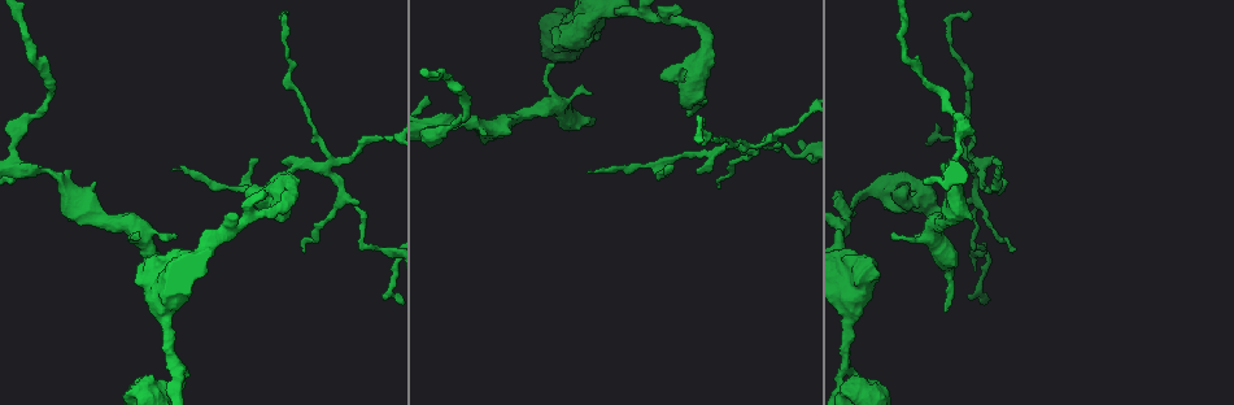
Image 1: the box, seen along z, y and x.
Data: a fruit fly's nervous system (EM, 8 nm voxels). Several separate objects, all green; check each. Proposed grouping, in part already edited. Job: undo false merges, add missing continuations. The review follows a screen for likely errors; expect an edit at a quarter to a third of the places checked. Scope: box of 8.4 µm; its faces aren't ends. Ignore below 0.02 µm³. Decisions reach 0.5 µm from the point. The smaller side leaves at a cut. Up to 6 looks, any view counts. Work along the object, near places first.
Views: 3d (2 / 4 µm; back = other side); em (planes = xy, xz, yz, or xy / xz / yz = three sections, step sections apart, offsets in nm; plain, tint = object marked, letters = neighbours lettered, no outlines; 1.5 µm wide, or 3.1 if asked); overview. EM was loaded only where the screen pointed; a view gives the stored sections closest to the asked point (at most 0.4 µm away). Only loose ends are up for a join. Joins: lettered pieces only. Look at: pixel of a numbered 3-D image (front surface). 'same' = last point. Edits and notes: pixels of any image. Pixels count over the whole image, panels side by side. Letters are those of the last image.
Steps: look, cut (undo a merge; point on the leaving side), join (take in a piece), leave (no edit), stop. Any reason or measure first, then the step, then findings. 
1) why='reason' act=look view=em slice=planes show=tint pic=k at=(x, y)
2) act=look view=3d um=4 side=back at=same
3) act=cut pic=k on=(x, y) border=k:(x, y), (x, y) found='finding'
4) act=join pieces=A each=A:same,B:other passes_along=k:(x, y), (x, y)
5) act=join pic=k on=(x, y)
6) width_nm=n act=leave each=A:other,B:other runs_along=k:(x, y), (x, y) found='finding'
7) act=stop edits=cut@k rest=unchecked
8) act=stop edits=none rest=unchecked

why='abrupt turn' act=look view=em slice=xz step=8 show=tint pic=1 at=(324, 170)

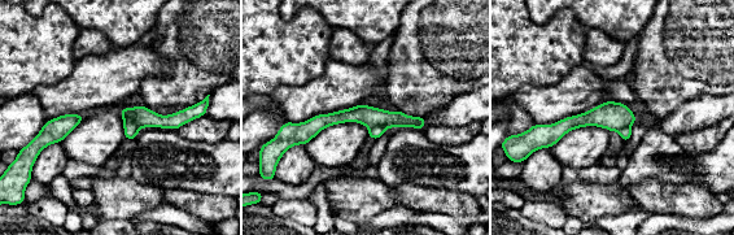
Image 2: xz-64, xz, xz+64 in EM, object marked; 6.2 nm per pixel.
act=look view=em slice=planes show=tint at=same

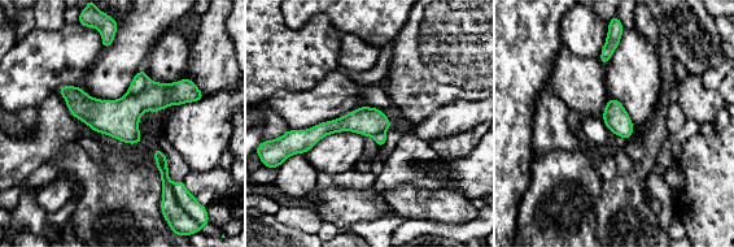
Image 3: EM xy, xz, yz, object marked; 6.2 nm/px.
why='see the neighbours' act=look view=em slice=planes show=letters at=same

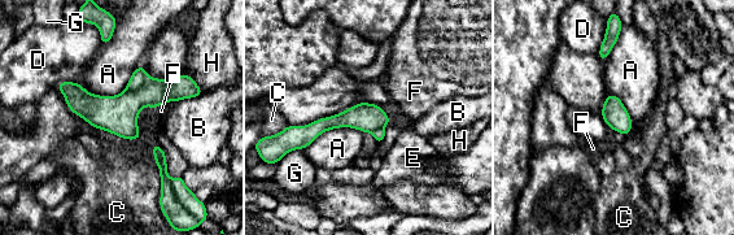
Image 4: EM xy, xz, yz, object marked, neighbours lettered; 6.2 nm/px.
longest_contact=A:400nm act=cut pic=4 on=(139, 75) each=A:other,B:other,C:other,D:other,E:other,F:other,G:other,H:other found='two cells meet here'

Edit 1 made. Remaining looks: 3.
act=look view=overview

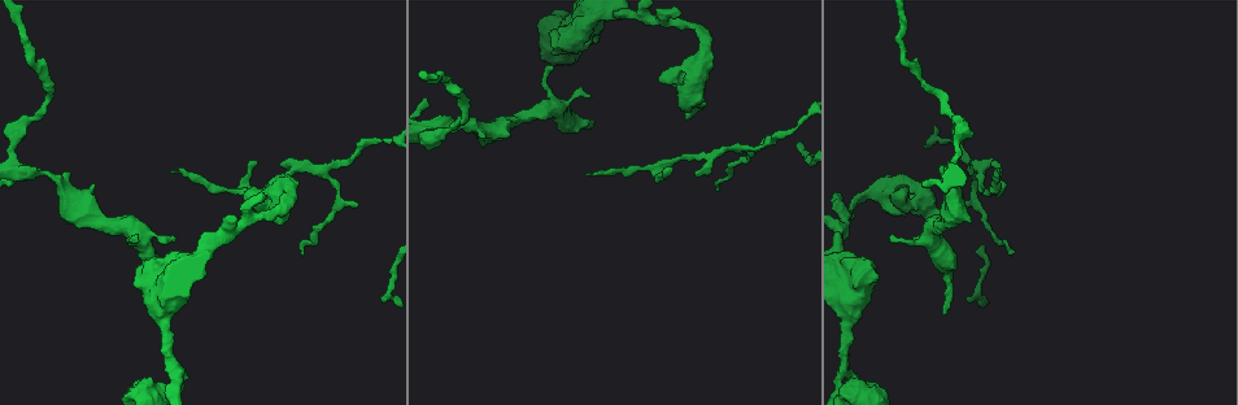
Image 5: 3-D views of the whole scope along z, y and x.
why='an open end' act=look view=3d um=4 pic=5 at=(173, 173)

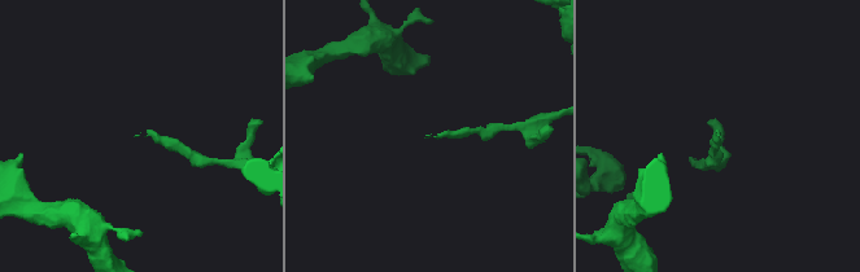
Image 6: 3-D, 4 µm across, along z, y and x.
act=look view=em slice=planes show=letters pic=6 at=(719, 135)

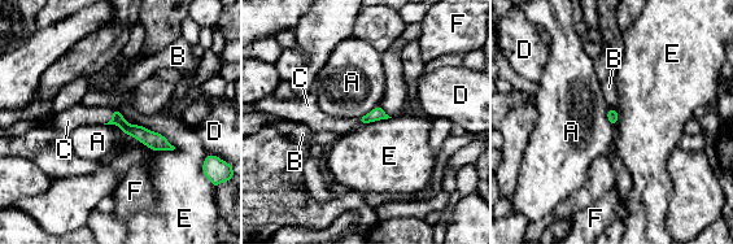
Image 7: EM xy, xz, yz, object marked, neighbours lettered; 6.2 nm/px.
width_nm=70 act=join pic=7 on=(77, 116) each=A:other,B:other,C:same,D:other,E:other,F:other found='the cell continues'

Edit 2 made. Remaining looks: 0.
act=stop edits=cut@4,join@7 rest=unchecked

